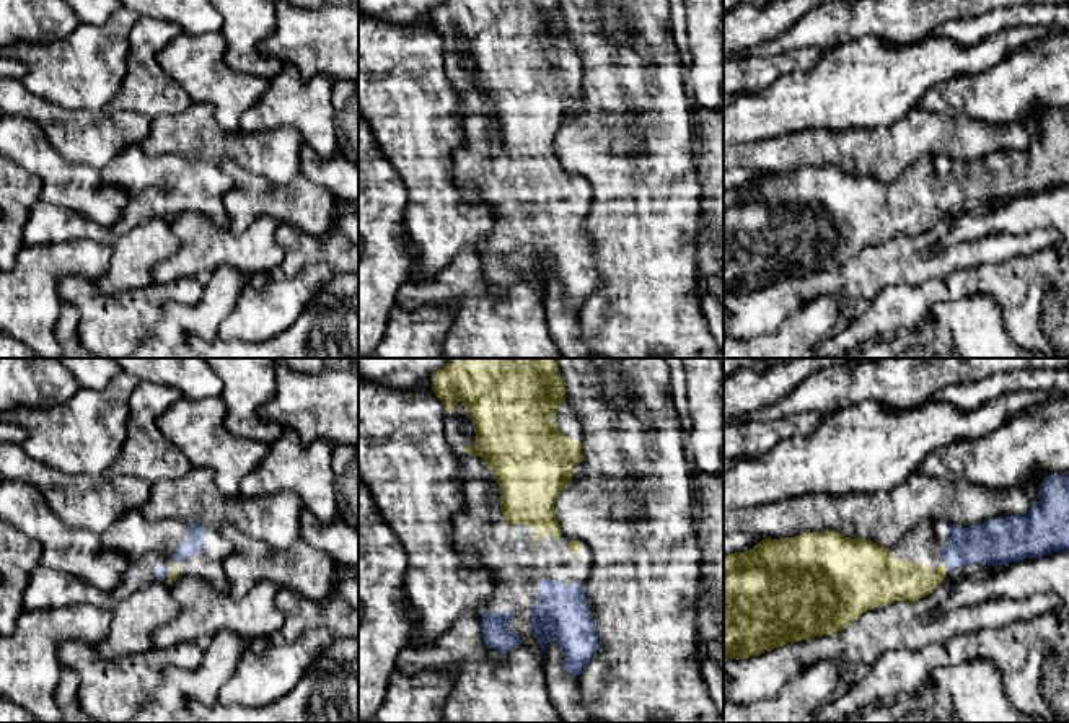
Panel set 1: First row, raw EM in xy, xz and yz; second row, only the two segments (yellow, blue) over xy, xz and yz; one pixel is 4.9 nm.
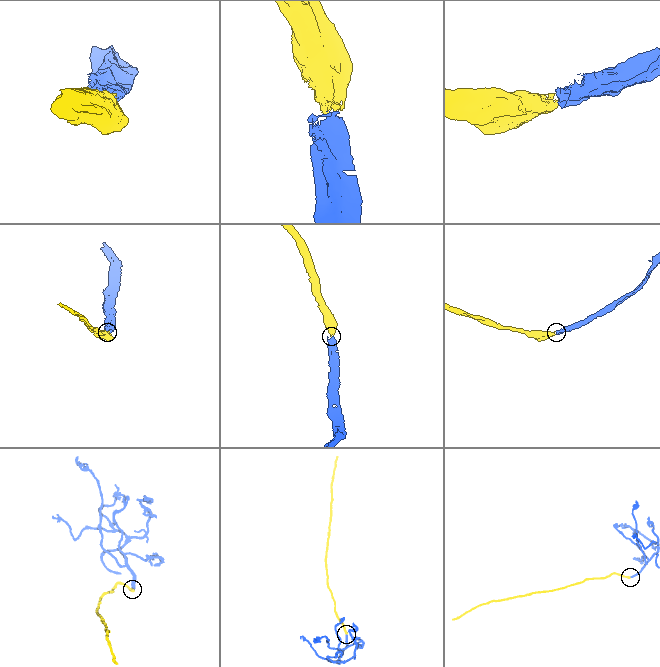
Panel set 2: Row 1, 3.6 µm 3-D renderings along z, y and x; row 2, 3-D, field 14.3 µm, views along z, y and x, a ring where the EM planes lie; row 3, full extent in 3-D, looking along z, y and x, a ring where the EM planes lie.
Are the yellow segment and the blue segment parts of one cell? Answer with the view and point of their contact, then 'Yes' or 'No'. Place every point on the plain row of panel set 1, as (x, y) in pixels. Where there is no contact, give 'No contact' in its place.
Touches yellow at yz (945, 202). Yes

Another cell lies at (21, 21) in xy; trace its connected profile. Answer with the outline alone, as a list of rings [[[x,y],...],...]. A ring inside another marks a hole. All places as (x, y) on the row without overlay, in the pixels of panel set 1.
[[[0,0],[0,49],[59,42],[78,23],[65,0]]]

